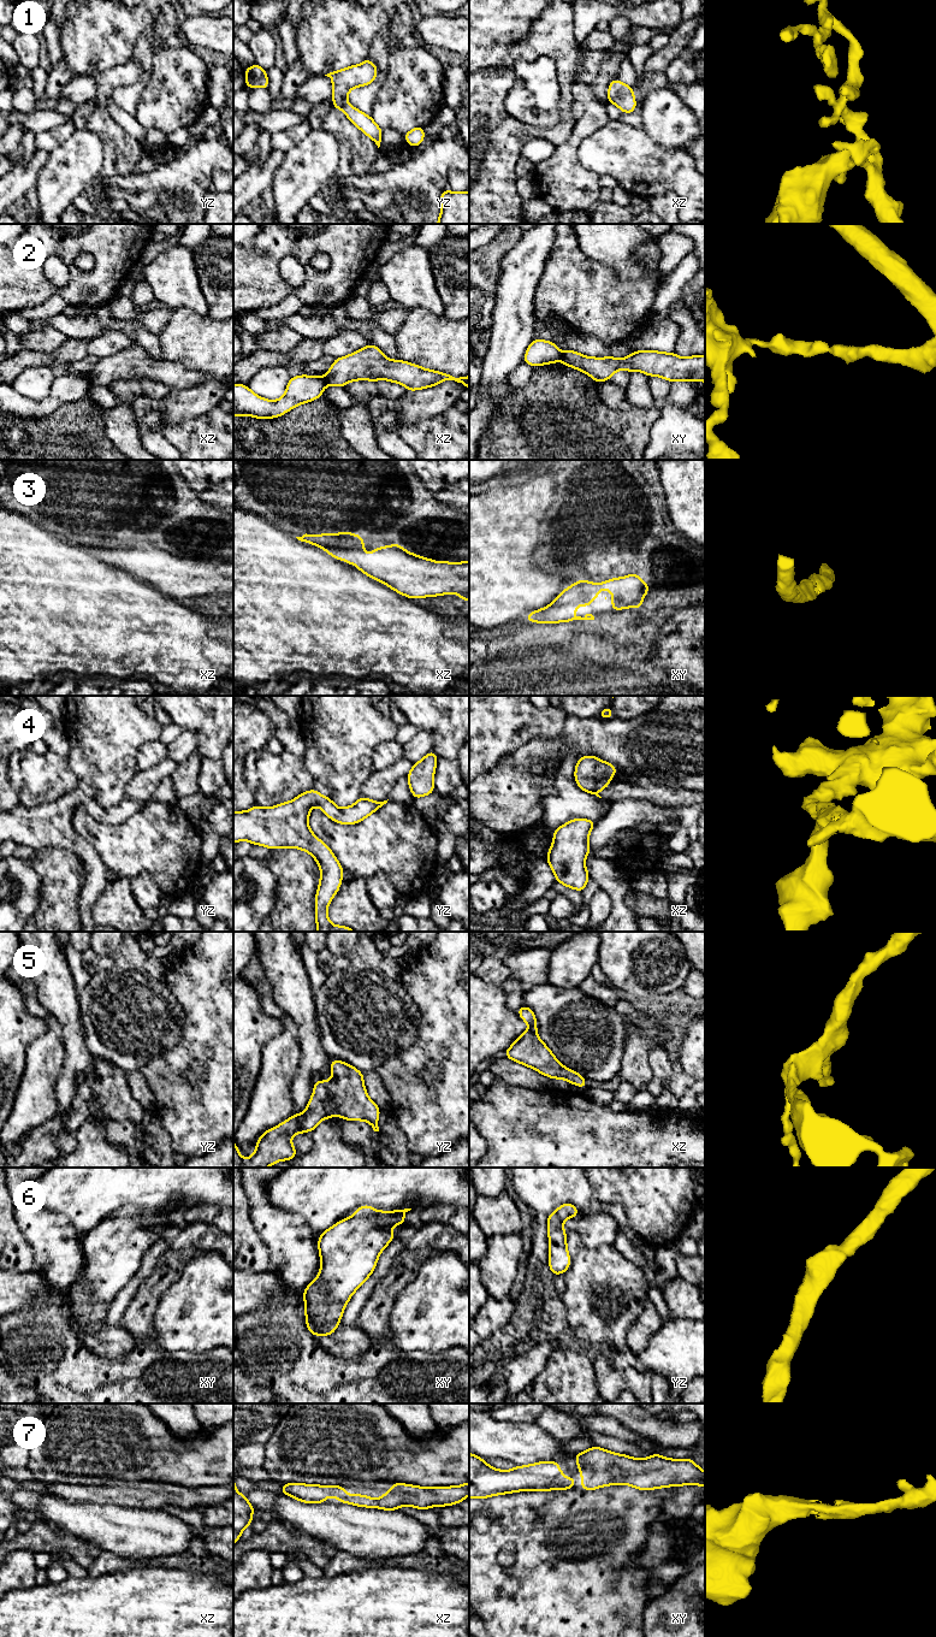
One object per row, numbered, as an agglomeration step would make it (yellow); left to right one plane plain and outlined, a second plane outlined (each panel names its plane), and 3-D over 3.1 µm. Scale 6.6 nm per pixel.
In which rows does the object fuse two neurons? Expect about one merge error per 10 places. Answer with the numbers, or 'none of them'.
2

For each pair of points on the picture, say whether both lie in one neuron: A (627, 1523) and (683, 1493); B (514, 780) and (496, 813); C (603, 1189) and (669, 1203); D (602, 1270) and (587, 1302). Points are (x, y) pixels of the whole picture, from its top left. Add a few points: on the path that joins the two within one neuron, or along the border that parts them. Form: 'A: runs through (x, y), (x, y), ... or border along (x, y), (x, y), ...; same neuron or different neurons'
A: border along (676, 1487), (675, 1491), (663, 1502), (661, 1518); different neurons
B: runs through (511, 789), (503, 804); same neuron
C: runs through (620, 1189), (652, 1189); same neuron
D: runs through (602, 1278), (591, 1289), (591, 1294); same neuron

